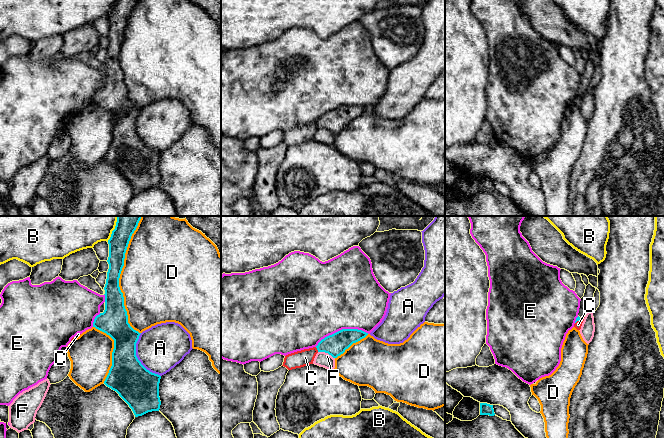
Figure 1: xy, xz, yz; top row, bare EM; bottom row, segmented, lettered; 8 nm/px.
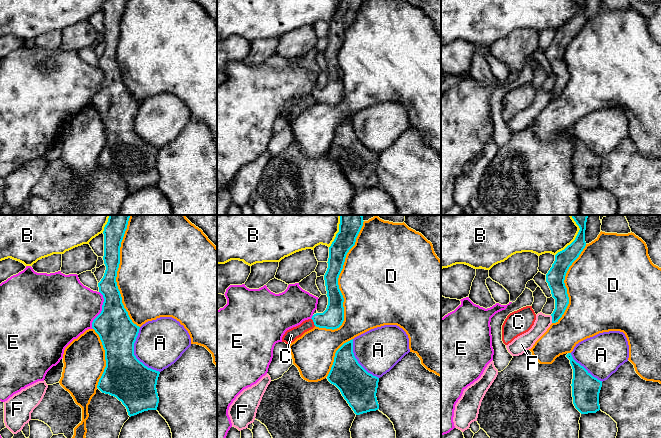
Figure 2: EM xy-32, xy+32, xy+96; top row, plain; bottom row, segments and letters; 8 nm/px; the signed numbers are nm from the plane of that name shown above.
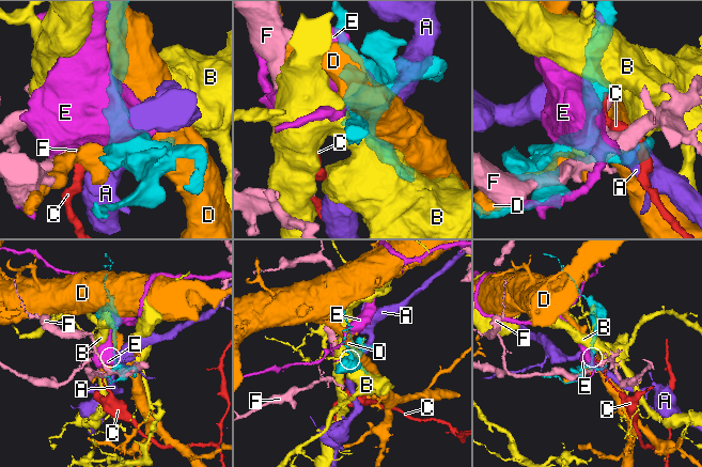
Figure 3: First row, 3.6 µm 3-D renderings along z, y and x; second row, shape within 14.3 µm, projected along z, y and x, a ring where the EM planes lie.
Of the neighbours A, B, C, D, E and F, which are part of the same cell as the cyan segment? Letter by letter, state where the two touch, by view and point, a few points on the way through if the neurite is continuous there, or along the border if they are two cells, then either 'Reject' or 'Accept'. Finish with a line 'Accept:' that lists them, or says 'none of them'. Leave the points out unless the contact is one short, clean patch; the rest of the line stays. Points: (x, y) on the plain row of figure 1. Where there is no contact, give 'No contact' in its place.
A: Touches cyan at xy (137, 134). Reject
B: Touches cyan at xy (112, 9). Reject
C: Touches cyan at xz (317, 125). Boundary: xz (315, 123), (318, 127). Reject
D: Touches cyan at xy (118, 56). Reject
E: Touches cyan at xz (342, 105). Reject
F: Touches cyan at xz (326, 128). Boundary: xz (318, 127), (324, 127), (334, 134). Reject
Accept: none of them

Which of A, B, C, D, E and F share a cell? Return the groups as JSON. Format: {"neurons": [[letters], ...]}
{"neurons": [["A"], ["B"], ["C"], ["D"], ["E"], ["F"]]}

